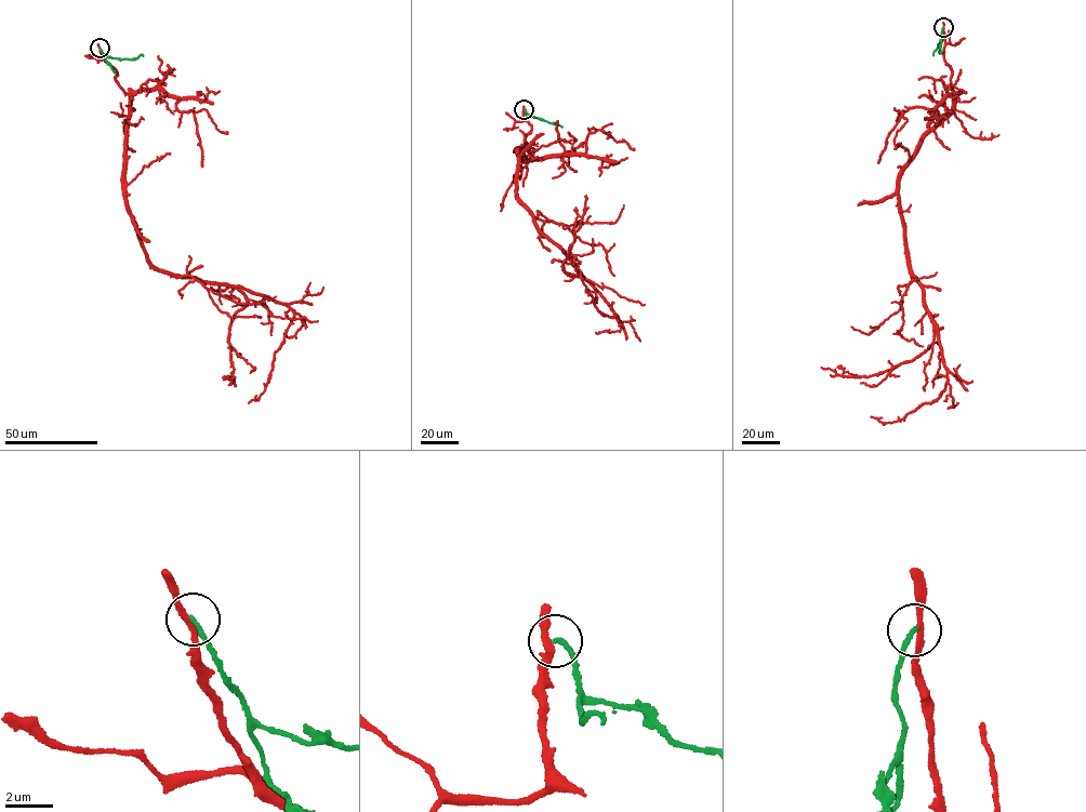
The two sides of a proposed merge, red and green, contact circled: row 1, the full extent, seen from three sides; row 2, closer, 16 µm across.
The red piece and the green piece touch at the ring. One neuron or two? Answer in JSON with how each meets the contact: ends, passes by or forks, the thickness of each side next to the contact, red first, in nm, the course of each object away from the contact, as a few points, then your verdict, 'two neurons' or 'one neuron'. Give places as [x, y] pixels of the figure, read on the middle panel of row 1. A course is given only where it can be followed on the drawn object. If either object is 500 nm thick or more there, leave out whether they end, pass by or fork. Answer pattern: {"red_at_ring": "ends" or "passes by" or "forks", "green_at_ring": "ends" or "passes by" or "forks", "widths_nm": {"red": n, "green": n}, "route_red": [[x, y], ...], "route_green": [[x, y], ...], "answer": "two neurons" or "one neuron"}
{"red_at_ring": "passes by", "green_at_ring": "ends", "widths_nm": {"red": 240, "green": 200}, "route_red": [[524, 109], [532, 157], [514, 151], [514, 191], [613, 317], [597, 309], [577, 263]], "route_green": [[524, 109], [533, 117], [563, 127]], "answer": "two neurons"}

